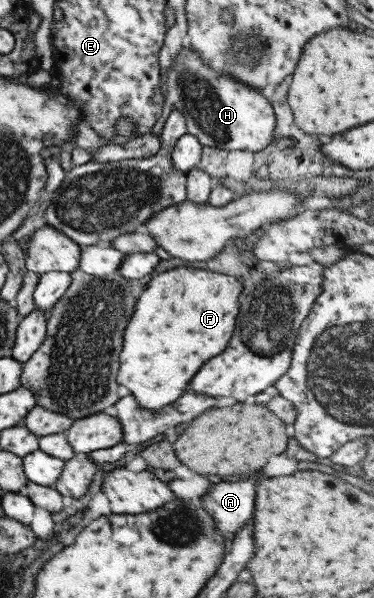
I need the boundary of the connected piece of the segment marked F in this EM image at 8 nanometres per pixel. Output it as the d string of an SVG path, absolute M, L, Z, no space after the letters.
M175 267L152 277L141 292L135 310L123 330L123 350L119 354L117 384L125 386L139 408L157 410L175 402L187 388L193 374L205 360L225 350L237 316L237 296L241 284L233 276L192 267Z

